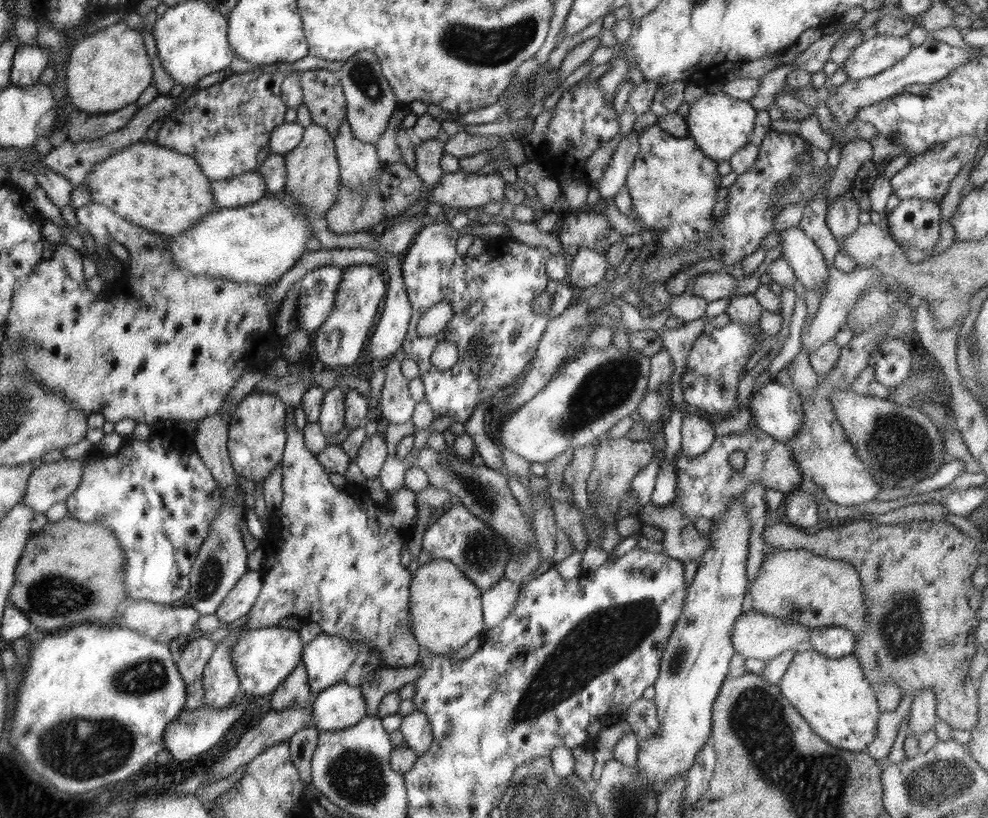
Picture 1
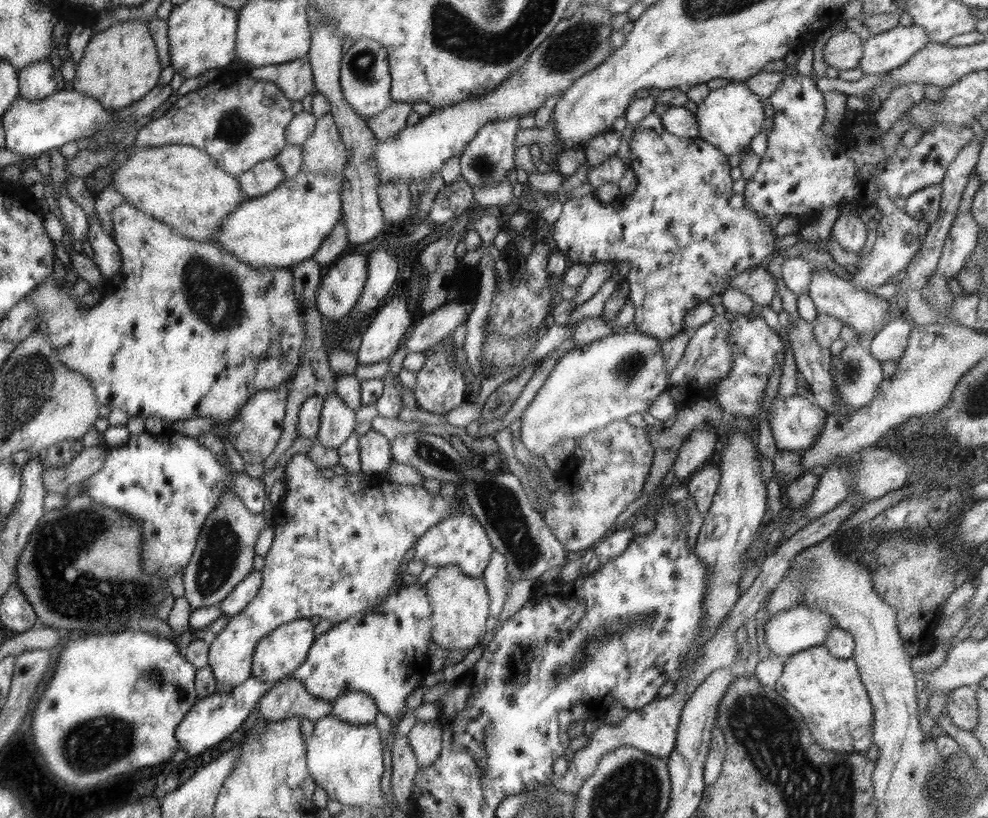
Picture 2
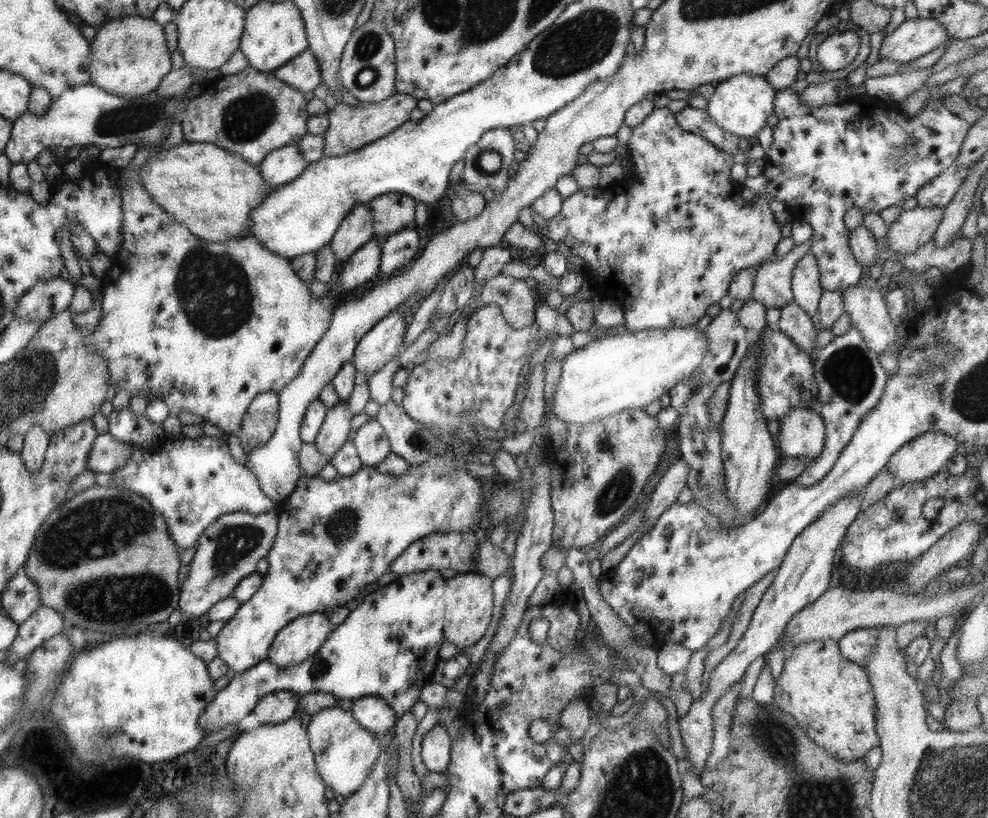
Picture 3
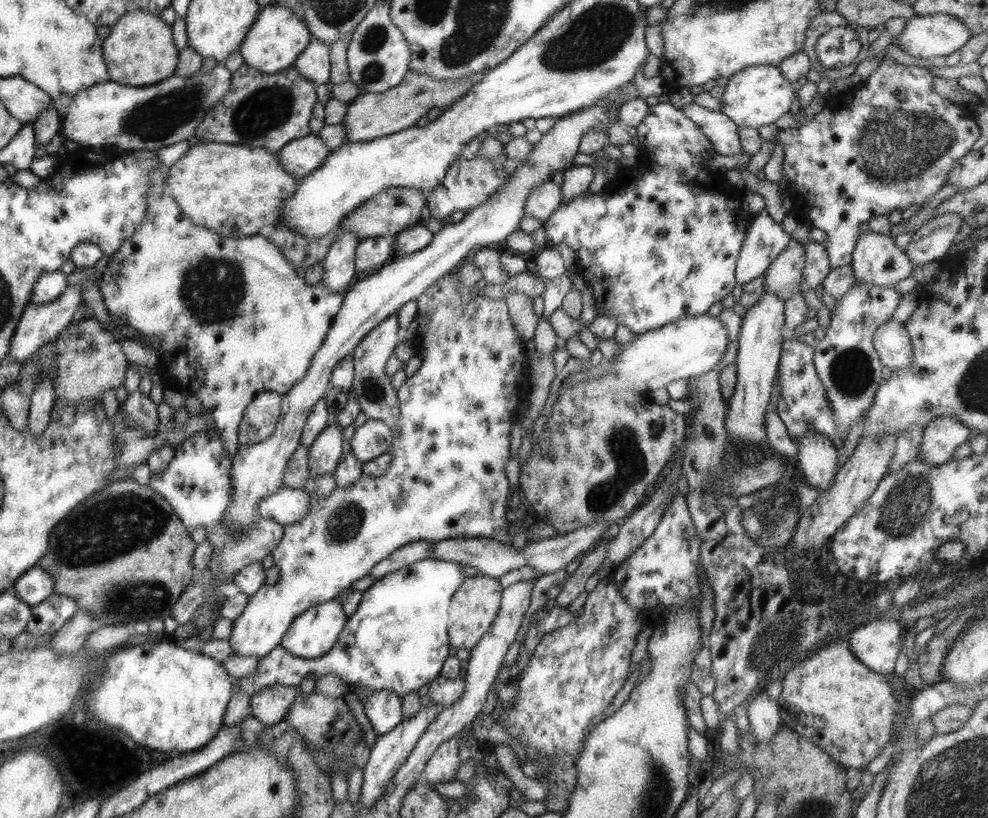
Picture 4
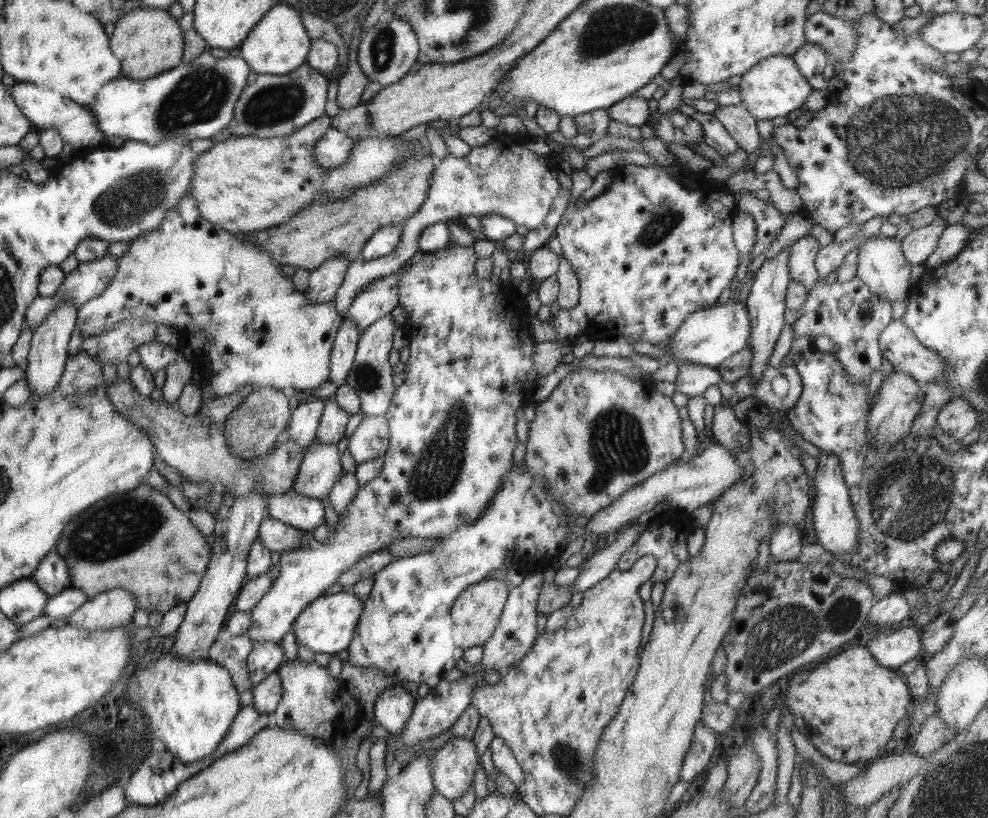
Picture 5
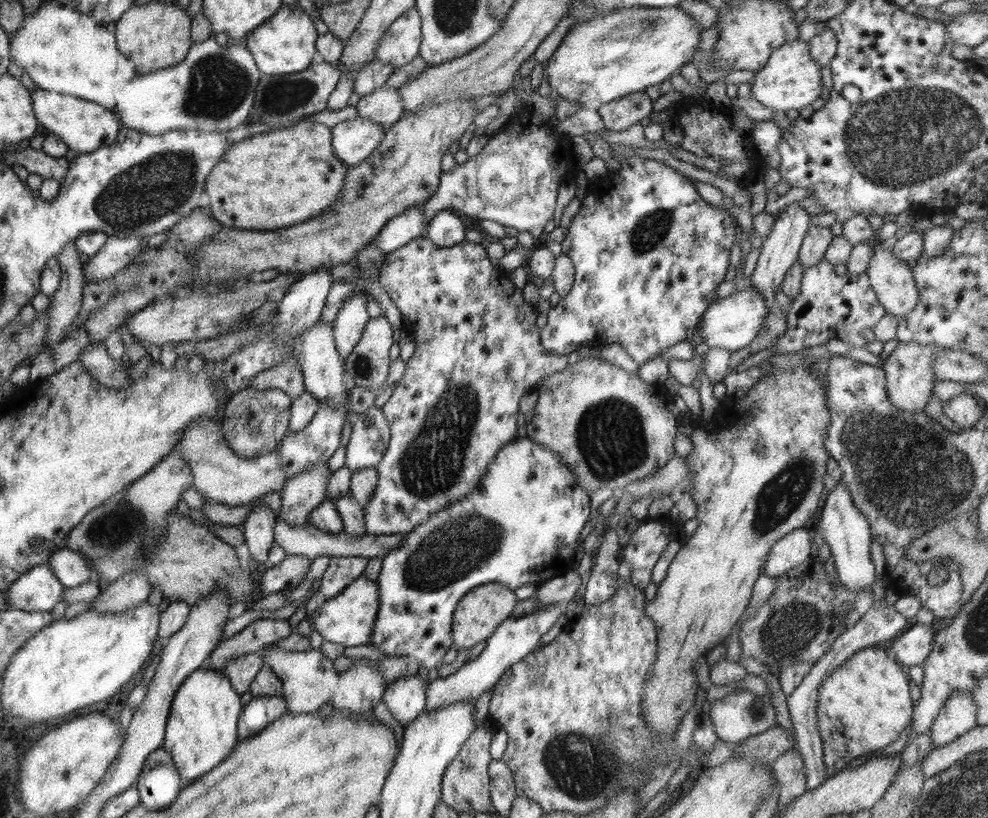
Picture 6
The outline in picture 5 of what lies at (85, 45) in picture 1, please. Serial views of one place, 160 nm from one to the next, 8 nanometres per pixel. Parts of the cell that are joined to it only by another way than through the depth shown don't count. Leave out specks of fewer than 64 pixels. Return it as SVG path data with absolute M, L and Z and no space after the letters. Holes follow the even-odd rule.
M135 8L115 24L111 46L113 52L123 62L122 77L132 80L146 80L162 72L173 70L185 58L185 34L180 22L168 10Z

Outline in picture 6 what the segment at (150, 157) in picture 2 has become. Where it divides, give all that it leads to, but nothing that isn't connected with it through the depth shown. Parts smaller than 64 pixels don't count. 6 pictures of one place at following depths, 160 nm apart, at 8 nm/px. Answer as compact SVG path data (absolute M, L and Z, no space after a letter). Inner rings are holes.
M301 119L285 129L259 130L240 142L232 142L225 152L206 180L205 202L209 205L214 220L228 228L274 231L307 222L337 201L345 174L349 170L336 158L331 148L331 128L309 119Z

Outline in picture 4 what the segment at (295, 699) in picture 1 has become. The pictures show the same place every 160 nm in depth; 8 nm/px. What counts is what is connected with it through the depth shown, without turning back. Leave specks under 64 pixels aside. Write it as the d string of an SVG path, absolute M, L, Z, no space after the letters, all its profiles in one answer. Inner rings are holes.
M273 684L251 696L250 706L254 718L268 727L278 724L285 718L299 695L296 687Z

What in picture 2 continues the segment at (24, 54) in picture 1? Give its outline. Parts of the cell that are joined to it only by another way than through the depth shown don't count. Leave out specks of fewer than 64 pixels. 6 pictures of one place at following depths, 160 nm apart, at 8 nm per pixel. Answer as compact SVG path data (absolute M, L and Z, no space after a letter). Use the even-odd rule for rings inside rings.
M49 62L30 64L19 71L21 98L44 100L63 90L64 79L58 67Z

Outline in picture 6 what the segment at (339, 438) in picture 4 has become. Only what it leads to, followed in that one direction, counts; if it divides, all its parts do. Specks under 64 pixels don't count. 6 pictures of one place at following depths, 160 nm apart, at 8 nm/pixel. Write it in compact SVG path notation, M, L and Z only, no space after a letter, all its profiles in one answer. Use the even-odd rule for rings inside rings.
M326 462L310 465L306 470L287 477L281 490L278 520L290 526L308 526L310 514L327 498L331 473Z

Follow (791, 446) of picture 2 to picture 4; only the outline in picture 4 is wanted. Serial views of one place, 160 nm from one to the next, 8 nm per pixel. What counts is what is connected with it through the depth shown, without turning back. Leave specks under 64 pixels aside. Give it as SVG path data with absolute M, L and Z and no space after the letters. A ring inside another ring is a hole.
M811 430L795 440L796 460L808 485L814 486L819 495L824 495L838 472L835 444L829 436Z

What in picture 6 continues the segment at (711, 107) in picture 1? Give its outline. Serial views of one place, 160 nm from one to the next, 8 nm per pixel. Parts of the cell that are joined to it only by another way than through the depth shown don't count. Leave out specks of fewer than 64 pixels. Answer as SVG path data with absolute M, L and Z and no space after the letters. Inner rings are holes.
M797 39L794 42L782 44L776 48L764 68L755 72L753 80L749 83L753 98L762 103L764 107L776 112L800 110L811 105L822 95L823 82L822 67L812 61L810 44Z

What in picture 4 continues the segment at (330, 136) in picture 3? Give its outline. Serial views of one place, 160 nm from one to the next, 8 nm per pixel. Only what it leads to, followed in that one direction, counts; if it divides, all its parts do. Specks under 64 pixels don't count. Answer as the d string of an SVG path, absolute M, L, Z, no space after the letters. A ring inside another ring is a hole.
M410 71L398 86L384 93L360 93L347 106L346 114L341 122L345 128L345 140L348 142L369 141L412 128L432 108L440 108L441 112L450 108L456 100L466 96L470 88L478 84L484 74L486 73L477 75L474 79L442 82L424 73Z

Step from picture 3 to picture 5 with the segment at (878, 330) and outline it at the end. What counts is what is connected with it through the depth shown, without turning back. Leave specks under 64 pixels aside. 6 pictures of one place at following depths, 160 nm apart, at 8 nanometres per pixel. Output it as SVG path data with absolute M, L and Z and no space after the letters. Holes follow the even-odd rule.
M893 320L879 336L879 347L898 372L905 372L918 381L934 383L947 371L943 358L922 346L902 321Z

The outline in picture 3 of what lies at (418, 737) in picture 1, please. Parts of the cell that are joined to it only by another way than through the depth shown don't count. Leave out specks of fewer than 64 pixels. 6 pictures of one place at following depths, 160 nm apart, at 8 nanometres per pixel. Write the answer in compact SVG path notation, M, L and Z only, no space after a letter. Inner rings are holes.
M438 724L423 734L420 754L429 771L443 773L450 762L452 740L446 727Z

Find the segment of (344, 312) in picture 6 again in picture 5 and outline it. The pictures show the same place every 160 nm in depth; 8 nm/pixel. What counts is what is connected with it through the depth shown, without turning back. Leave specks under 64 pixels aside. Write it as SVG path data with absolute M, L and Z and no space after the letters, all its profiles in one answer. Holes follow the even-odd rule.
M351 318L344 319L334 337L330 359L329 381L336 386L347 384L347 376L353 367L360 332Z

